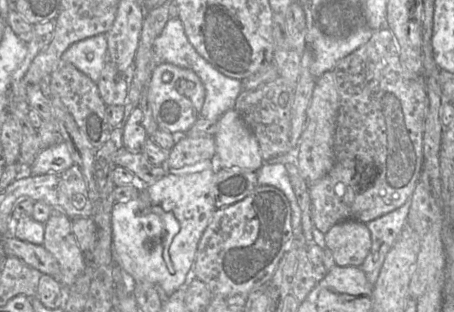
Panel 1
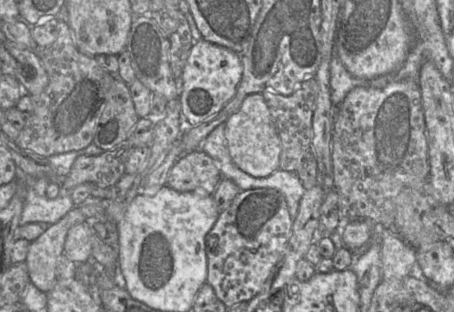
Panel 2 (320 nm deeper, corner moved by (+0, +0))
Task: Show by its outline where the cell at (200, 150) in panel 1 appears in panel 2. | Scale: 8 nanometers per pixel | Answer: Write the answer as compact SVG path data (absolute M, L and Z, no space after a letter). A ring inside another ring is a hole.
M201 149L184 153L173 165L167 185L178 192L213 195L222 174L215 161Z

